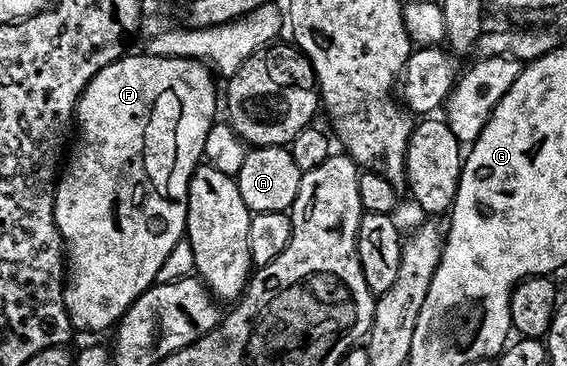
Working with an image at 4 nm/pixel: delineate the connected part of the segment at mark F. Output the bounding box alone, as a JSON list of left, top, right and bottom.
[54,54,220,332]

